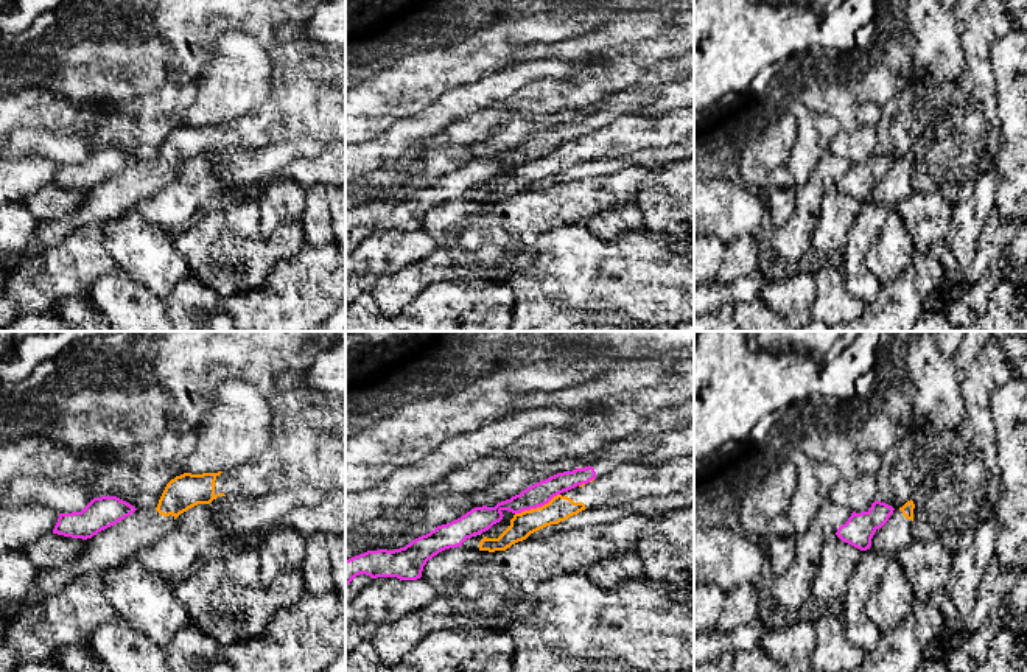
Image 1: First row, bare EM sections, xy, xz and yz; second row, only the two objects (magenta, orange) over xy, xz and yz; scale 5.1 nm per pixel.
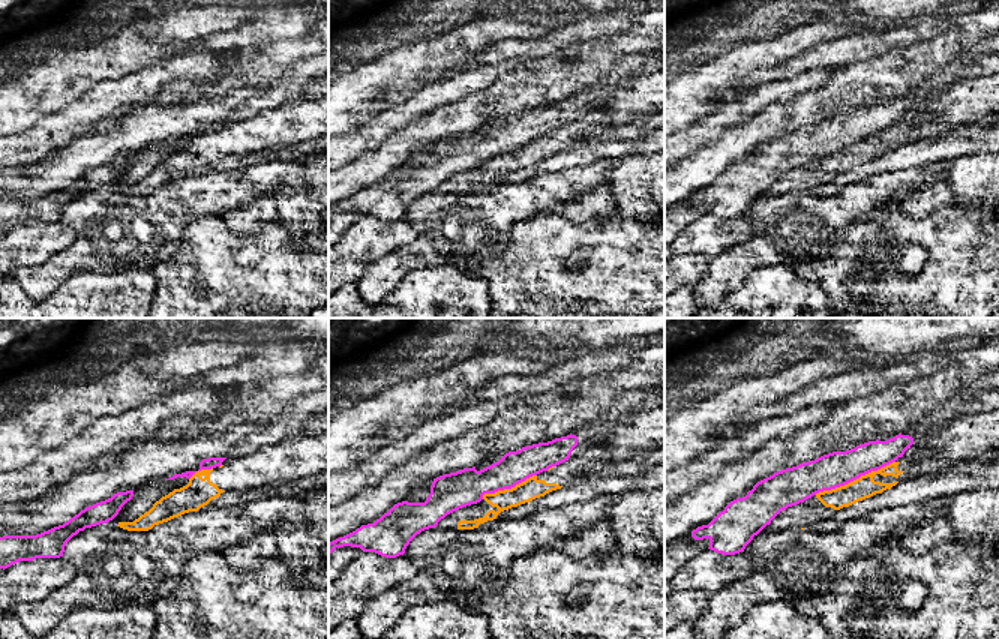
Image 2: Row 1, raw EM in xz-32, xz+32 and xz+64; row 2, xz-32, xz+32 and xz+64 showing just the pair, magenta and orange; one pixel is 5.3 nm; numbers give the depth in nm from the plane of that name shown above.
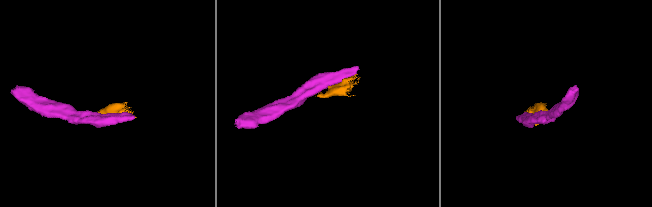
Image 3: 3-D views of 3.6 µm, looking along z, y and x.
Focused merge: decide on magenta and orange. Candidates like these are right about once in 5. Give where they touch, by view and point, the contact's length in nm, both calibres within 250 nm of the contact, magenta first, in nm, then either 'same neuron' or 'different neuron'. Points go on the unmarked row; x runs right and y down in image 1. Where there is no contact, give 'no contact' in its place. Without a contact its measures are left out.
meets magenta in xz at (537, 157); contact 260 nm long; 120 nm thick on the magenta side, 130 nm on the other; different neuron

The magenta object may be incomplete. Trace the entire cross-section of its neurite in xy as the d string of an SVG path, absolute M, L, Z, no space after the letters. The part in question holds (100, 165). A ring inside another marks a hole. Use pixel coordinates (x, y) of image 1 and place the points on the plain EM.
M117 148L93 149L81 163L59 165L53 185L87 191L135 162Z

